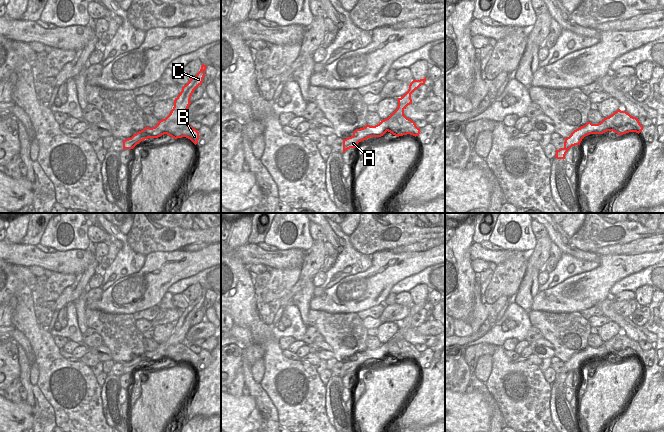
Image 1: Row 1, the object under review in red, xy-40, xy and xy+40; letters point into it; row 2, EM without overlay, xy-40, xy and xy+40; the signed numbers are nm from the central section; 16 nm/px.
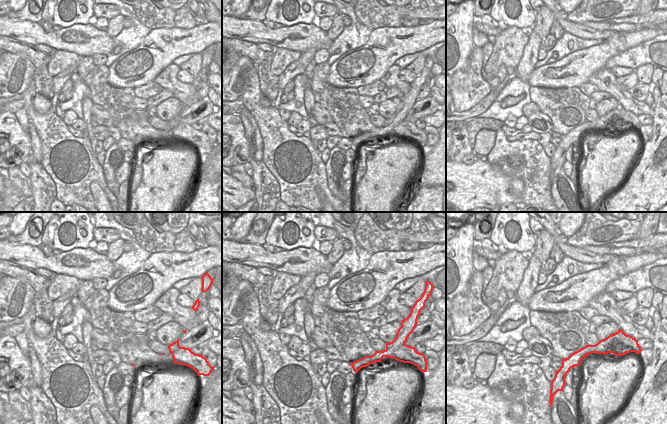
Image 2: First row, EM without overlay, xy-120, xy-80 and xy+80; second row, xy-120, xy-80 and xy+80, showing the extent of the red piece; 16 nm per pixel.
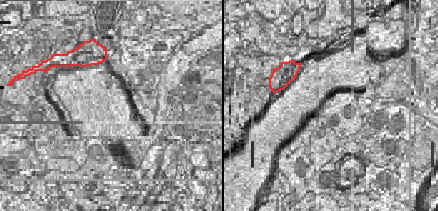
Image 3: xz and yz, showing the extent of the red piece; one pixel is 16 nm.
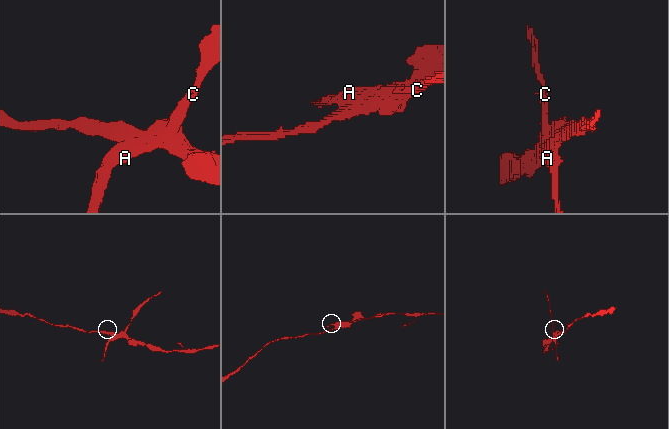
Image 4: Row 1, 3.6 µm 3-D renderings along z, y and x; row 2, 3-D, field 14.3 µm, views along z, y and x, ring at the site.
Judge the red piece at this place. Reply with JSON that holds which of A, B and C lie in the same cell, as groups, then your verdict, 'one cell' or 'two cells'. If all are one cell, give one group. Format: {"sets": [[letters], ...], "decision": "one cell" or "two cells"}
{"sets": [["A", "C"], ["B"]], "decision": "two cells"}

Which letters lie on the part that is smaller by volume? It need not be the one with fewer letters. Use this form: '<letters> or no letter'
A, C

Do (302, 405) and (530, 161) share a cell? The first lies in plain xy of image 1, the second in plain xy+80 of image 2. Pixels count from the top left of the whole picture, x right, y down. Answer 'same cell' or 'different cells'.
same cell

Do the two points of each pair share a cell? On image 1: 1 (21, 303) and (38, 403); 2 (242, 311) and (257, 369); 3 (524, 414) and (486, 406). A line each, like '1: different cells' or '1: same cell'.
1: different cells
2: different cells
3: different cells

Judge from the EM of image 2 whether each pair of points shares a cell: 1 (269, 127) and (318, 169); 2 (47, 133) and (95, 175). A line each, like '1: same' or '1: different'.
1: same
2: same

